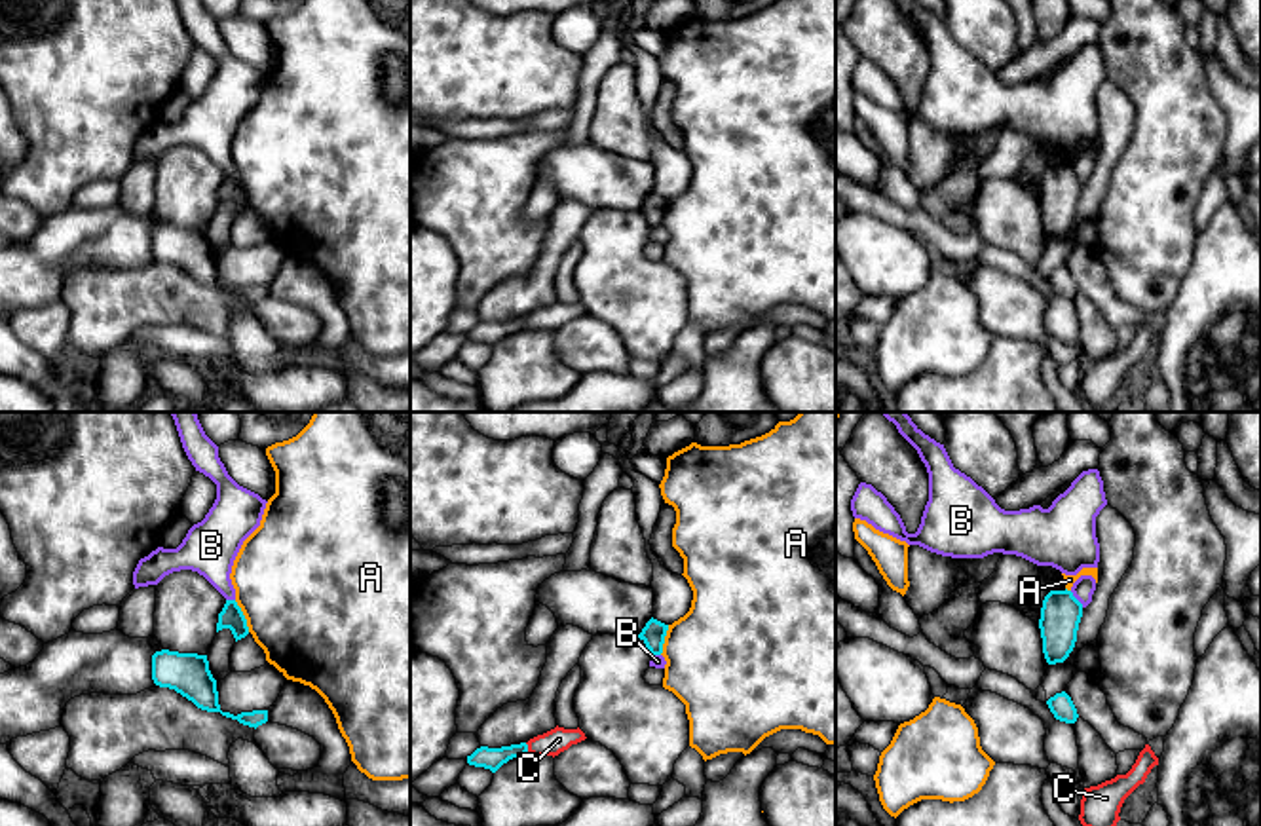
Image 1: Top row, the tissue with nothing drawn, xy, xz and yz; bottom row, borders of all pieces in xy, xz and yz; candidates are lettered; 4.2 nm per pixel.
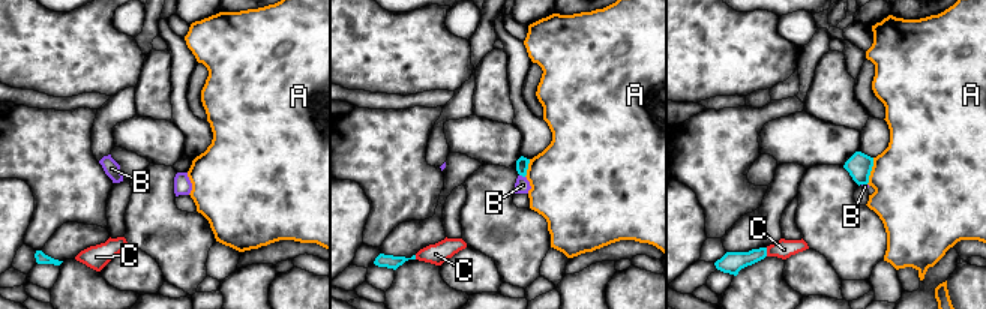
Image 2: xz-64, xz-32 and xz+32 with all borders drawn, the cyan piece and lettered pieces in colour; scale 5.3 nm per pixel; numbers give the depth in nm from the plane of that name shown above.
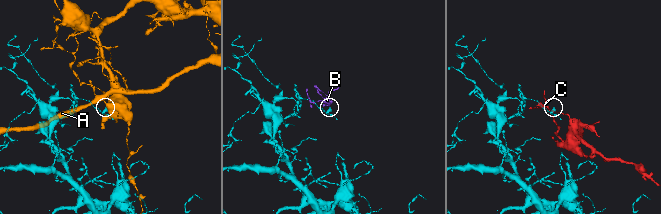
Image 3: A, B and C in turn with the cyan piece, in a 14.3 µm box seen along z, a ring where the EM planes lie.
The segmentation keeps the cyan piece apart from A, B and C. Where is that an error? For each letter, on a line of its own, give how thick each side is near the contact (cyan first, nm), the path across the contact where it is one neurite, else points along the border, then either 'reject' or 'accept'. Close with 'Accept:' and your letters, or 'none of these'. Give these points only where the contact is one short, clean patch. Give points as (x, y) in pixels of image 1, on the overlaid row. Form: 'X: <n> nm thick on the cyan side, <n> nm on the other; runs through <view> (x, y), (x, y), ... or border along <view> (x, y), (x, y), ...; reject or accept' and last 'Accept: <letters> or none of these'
A: 100 nm thick on the cyan side, 500 nm on the other; reject
B: 170 nm thick on the cyan side, 90 nm on the other; border along yz (1070, 591), (1083, 606); reject
C: 100 nm thick on the cyan side, 110 nm on the other; border along xz (525, 743), (528, 752); reject
Accept: none of these

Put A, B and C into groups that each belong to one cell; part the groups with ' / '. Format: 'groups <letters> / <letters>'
groups A / B / C

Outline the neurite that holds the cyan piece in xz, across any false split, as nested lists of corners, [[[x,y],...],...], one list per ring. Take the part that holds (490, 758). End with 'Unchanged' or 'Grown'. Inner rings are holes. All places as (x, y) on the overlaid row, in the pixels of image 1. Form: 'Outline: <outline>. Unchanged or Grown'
Outline: [[[526,742],[501,746],[501,748],[480,746],[471,756],[467,756],[467,763],[475,767],[484,767],[496,773],[509,760],[524,754],[528,754]]]. Unchanged

